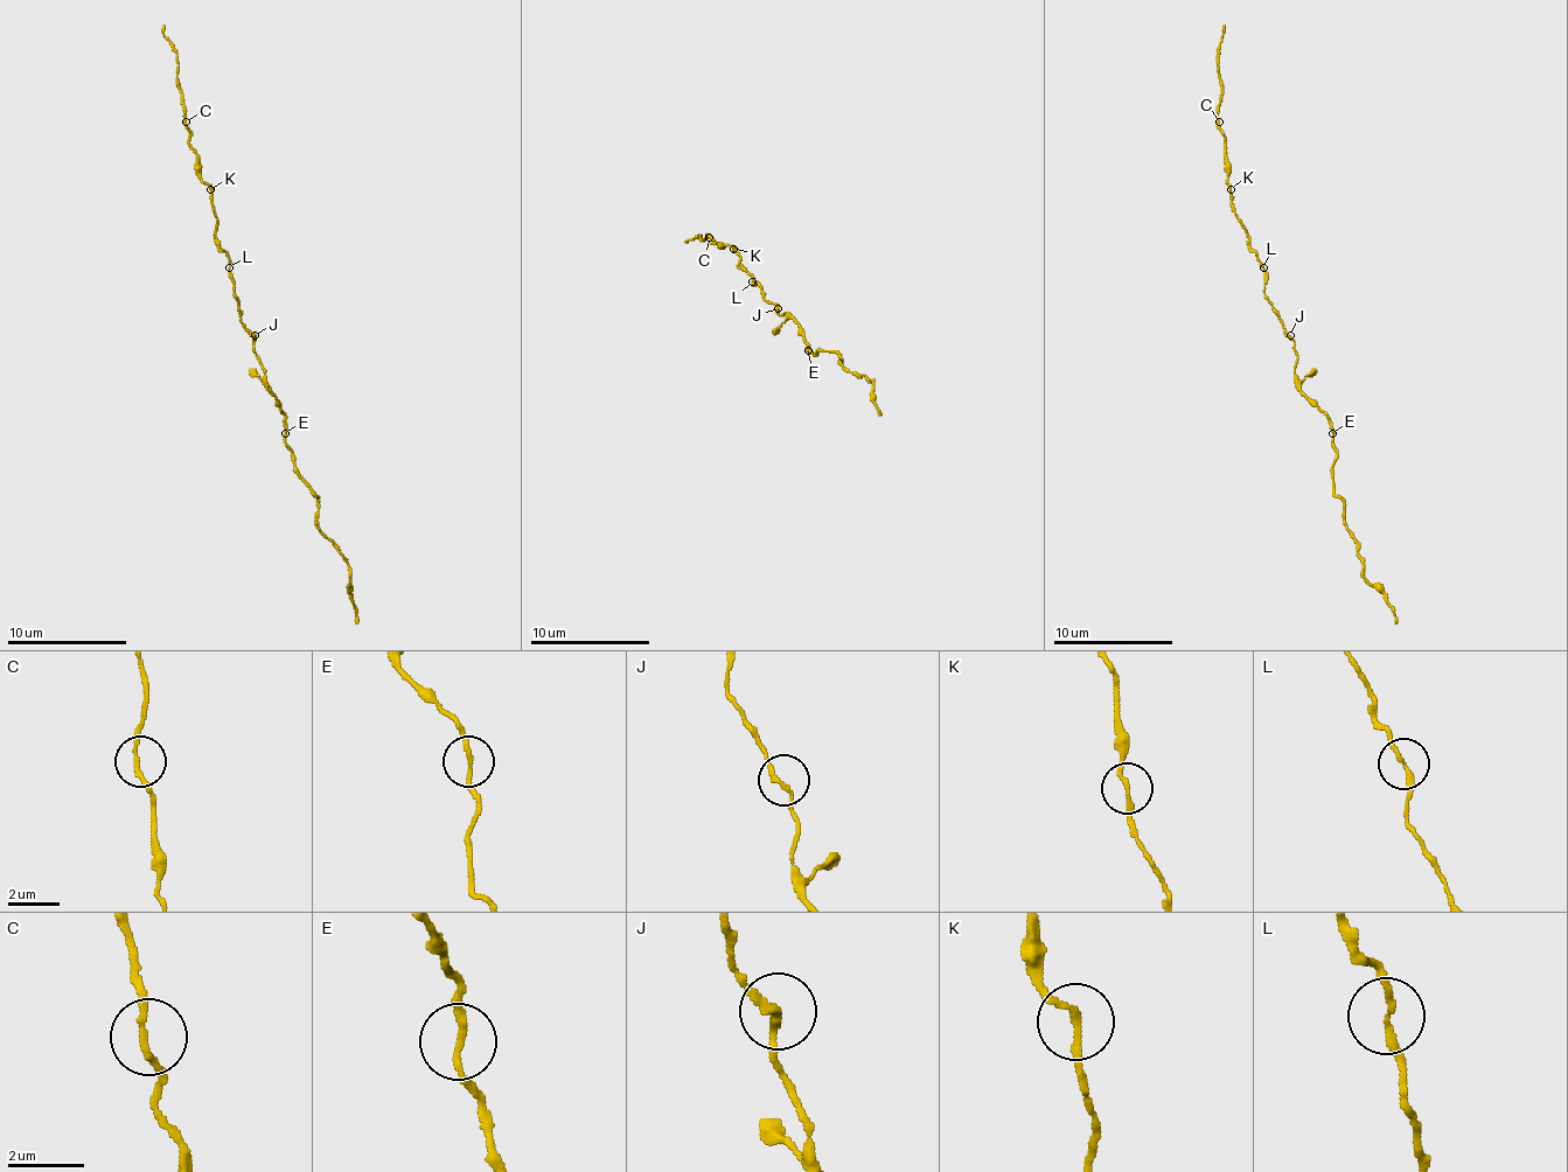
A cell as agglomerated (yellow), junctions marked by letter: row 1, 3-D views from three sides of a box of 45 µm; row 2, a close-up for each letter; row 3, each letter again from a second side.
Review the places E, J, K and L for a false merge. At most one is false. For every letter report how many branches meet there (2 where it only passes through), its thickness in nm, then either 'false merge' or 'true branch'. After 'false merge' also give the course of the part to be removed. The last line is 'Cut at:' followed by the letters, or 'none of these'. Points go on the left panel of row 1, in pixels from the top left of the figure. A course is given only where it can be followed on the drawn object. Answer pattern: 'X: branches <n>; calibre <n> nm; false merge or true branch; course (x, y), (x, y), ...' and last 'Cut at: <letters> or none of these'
E: branches 2; calibre 170 nm; true branch
J: branches 2; calibre 180 nm; true branch
K: branches 2; calibre 160 nm; true branch
L: branches 2; calibre 170 nm; true branch
Cut at: none of these

